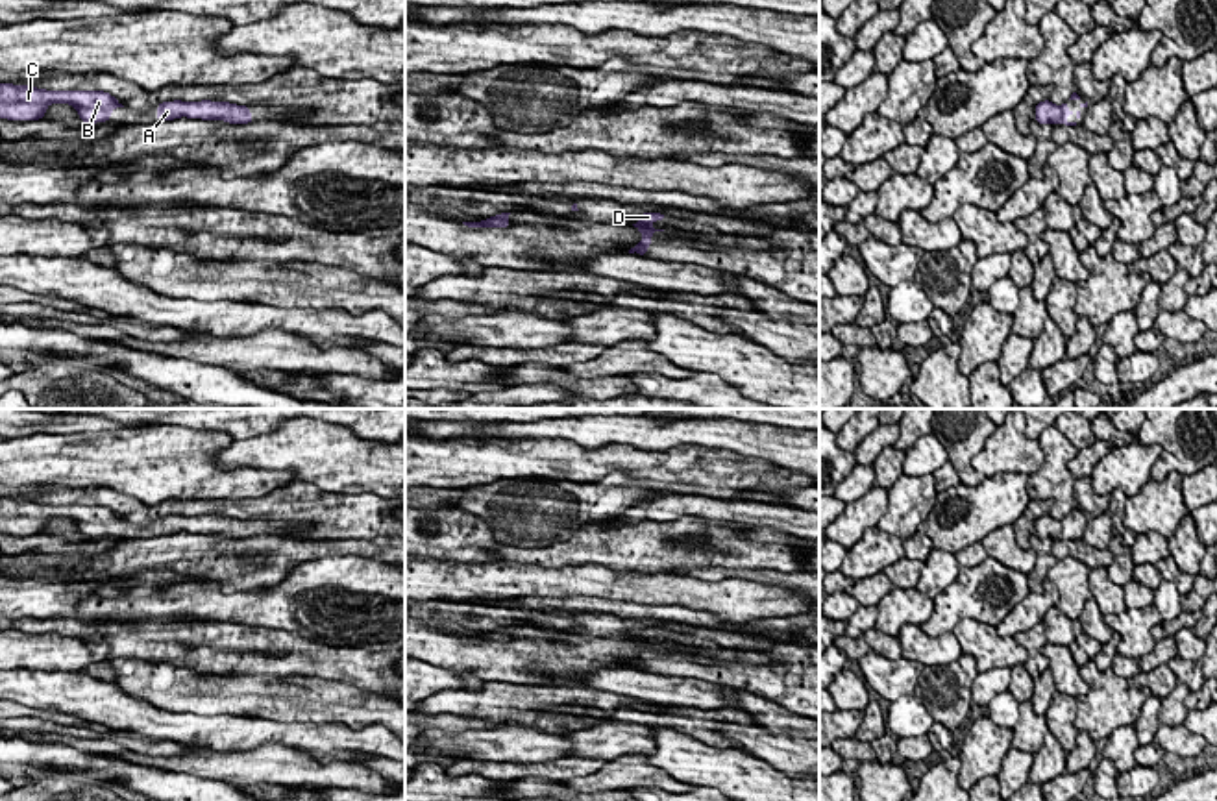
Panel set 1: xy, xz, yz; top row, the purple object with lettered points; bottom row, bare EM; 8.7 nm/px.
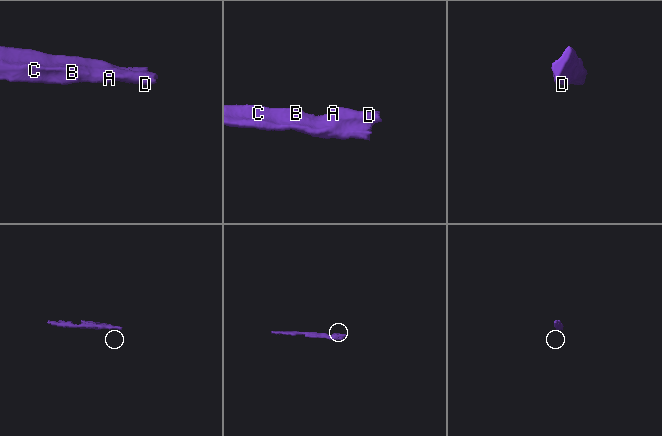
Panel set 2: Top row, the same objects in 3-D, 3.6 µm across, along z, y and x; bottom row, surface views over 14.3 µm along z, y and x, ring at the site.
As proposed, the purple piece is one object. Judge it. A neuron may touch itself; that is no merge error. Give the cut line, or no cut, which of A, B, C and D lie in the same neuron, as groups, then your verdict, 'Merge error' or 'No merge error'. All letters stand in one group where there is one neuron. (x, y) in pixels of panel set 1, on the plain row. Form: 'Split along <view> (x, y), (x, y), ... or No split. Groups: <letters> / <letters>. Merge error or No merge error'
No split. Groups: A B C D. No merge error

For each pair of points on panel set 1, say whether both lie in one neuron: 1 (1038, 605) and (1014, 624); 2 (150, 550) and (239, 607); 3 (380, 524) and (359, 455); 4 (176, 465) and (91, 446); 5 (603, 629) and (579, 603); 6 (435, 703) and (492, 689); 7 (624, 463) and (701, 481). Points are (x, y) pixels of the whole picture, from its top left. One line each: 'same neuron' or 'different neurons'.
1: same neuron
2: different neurons
3: different neurons
4: same neuron
5: different neurons
6: same neuron
7: same neuron

